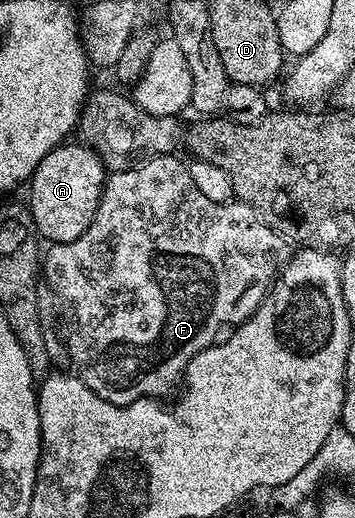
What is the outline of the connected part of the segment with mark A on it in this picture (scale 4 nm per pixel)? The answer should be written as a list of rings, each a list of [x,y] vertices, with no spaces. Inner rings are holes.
[[[66,141],[52,149],[34,175],[28,181],[30,216],[34,218],[34,229],[47,244],[76,241],[92,221],[102,200],[102,189],[108,178],[107,168],[96,152],[78,141]]]

